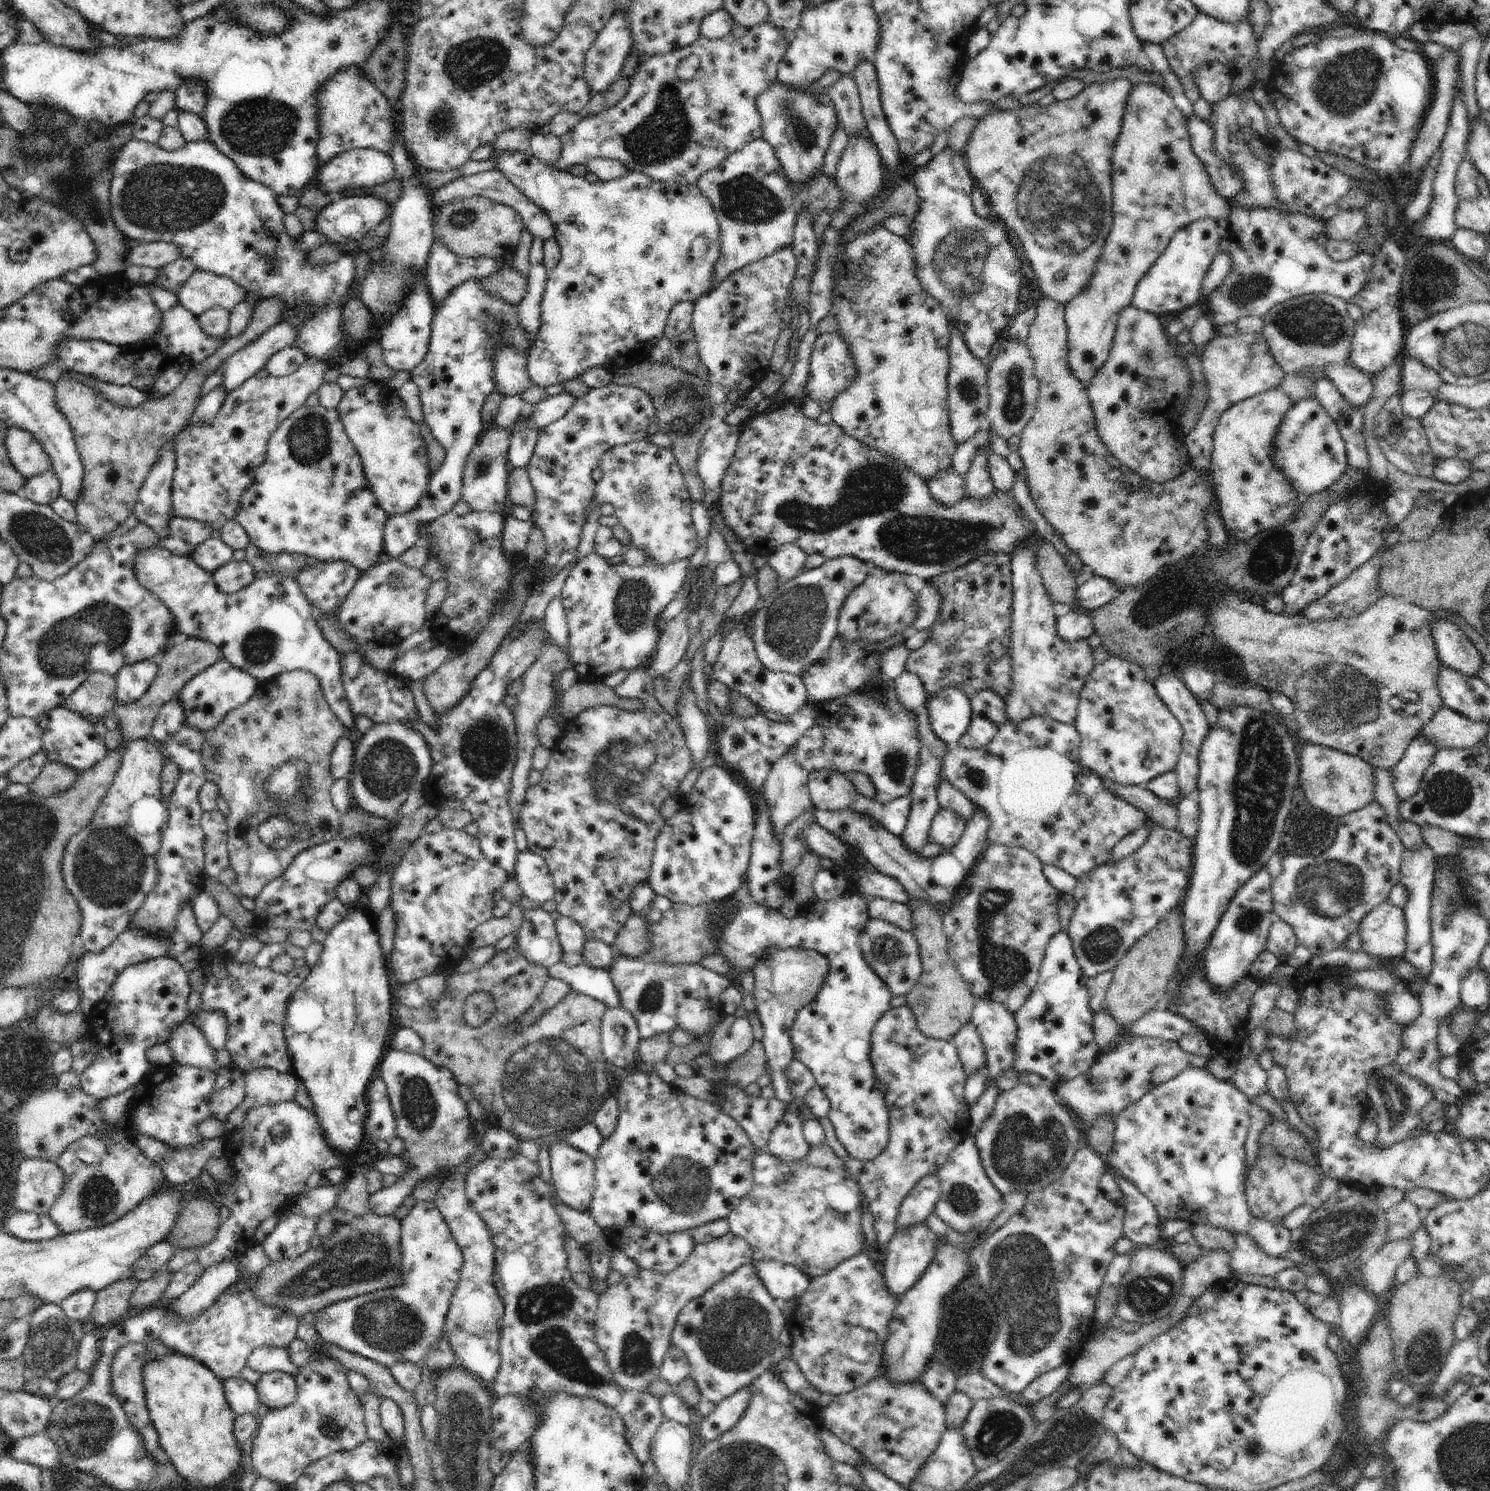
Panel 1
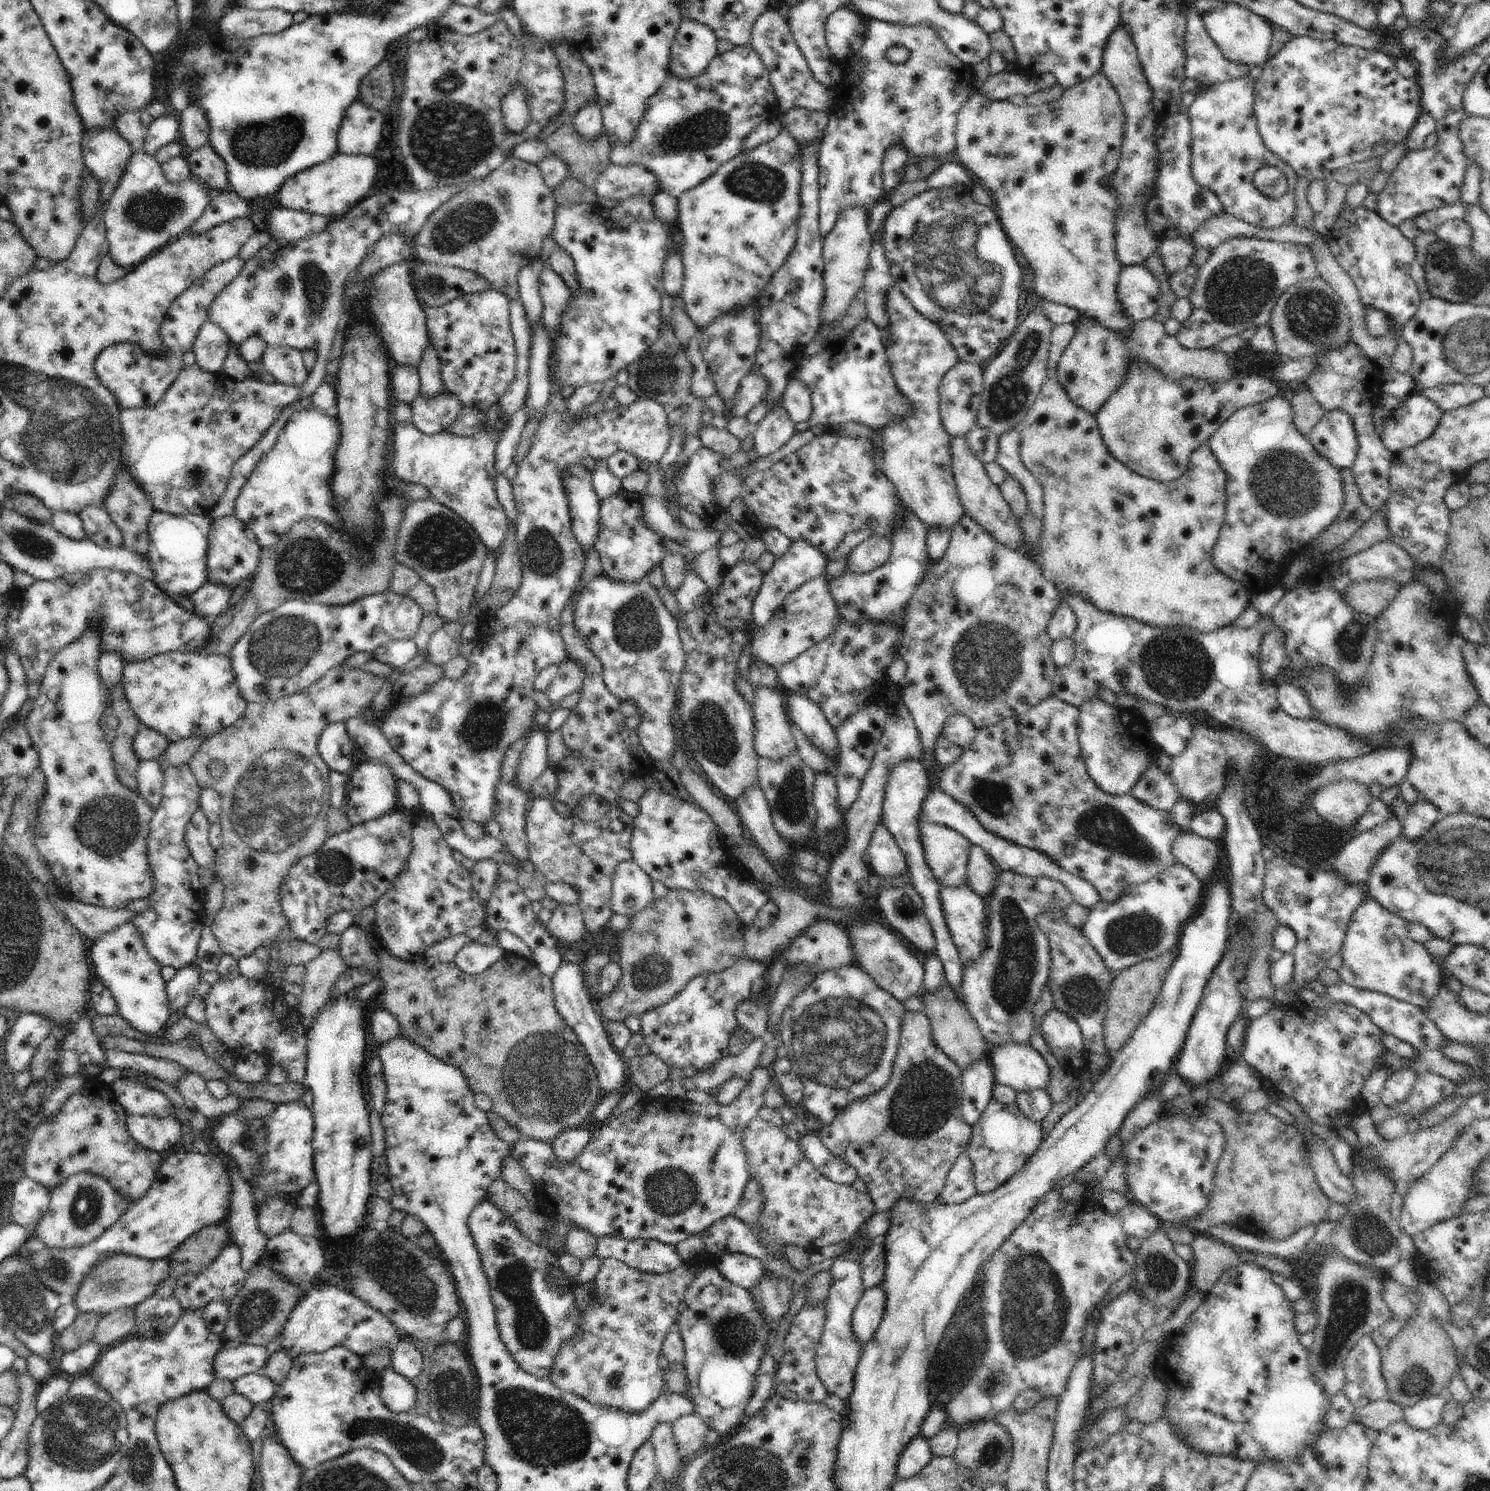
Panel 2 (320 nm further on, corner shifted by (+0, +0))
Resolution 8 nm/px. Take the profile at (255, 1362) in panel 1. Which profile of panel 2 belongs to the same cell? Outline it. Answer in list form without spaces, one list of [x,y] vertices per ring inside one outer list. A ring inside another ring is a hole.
[[[227,1344],[214,1360],[215,1378],[238,1381],[242,1376],[257,1373],[270,1357],[266,1346]]]

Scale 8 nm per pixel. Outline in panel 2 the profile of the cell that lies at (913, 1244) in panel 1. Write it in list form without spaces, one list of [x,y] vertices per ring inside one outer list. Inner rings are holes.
[[[882,1286],[866,1289],[852,1316],[852,1334],[866,1345],[882,1323],[886,1310],[886,1292]]]

